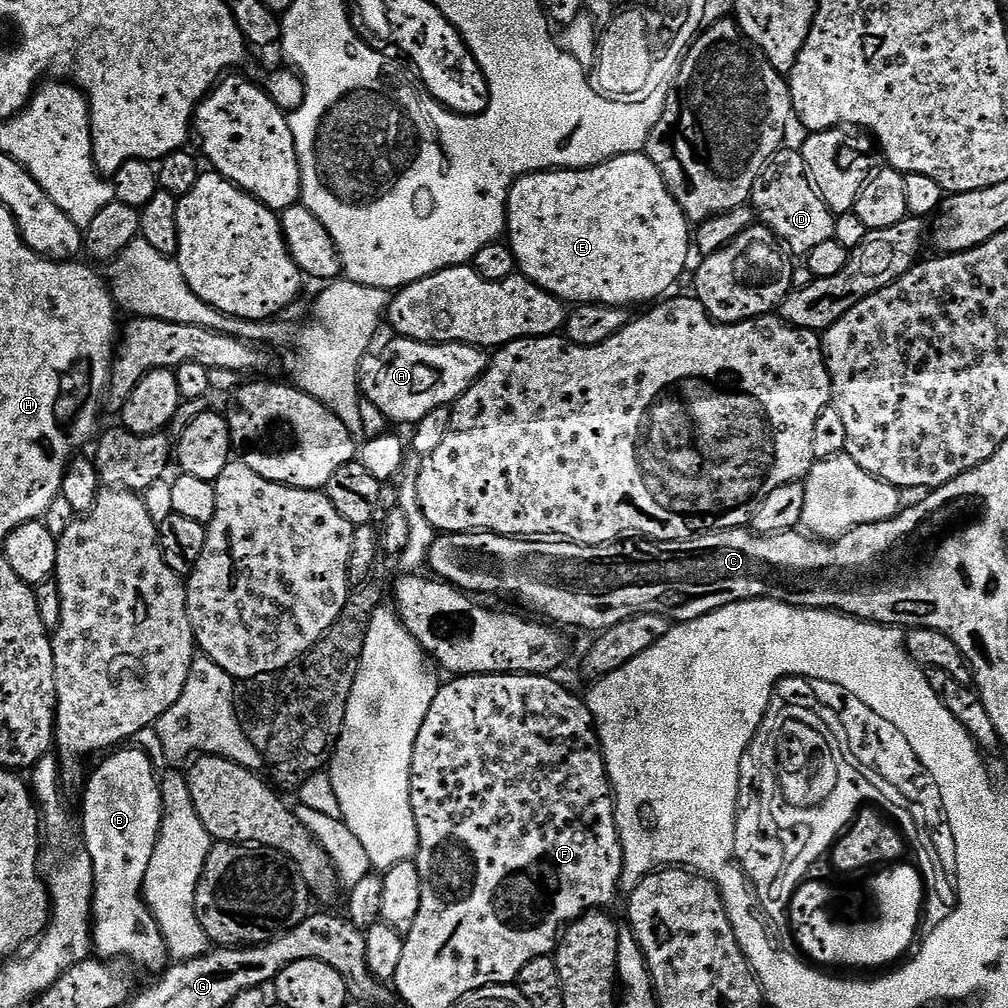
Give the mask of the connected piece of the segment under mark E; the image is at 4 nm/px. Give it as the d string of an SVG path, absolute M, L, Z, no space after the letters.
M626 152L618 154L613 160L605 164L596 164L592 168L577 168L575 170L549 170L546 172L532 172L528 176L521 176L512 185L508 195L508 219L506 221L506 243L511 248L519 275L533 280L542 290L554 294L572 306L581 304L605 304L628 308L632 304L656 302L665 294L671 293L676 279L684 272L688 264L688 248L690 252L690 221L678 206L676 199L670 194L658 166L650 162L644 152Z

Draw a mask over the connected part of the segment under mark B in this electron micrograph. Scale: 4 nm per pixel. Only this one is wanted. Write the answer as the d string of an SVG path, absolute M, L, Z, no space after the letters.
M132 746L105 755L92 776L90 772L82 789L82 843L92 859L92 942L99 959L105 962L137 960L156 974L170 959L162 930L142 893L146 866L150 866L150 858L154 858L164 803L160 797L160 780L152 773L151 758L140 748L128 747Z

